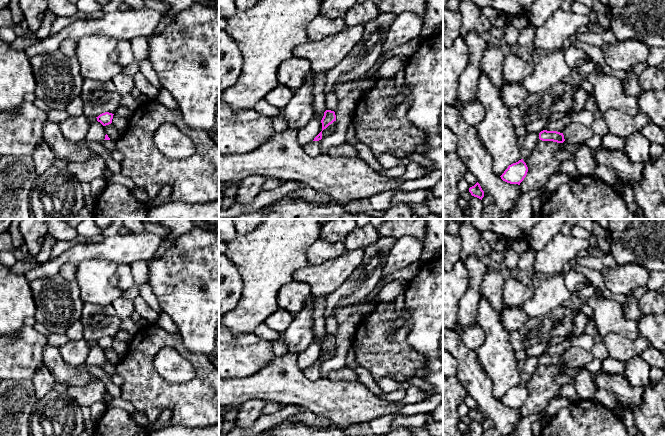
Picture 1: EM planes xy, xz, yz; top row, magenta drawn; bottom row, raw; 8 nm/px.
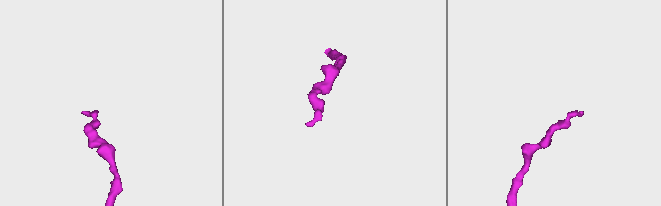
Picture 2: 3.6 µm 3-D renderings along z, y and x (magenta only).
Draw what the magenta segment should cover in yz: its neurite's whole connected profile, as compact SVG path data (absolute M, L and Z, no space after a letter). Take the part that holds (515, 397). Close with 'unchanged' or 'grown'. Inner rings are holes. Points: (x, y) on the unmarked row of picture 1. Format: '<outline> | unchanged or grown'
M523 383L508 390L504 397L500 400L501 403L510 408L518 408L524 404L528 396L528 391Z | unchanged

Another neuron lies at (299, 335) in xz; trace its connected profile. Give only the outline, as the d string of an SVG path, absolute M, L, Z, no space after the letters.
M316 297L303 309L294 314L292 323L284 332L284 340L287 343L288 353L299 355L305 351L315 340L314 336L314 310Z

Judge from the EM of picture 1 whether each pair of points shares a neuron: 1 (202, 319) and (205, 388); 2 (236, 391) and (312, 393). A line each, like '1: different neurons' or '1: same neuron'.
1: different neurons
2: same neuron

